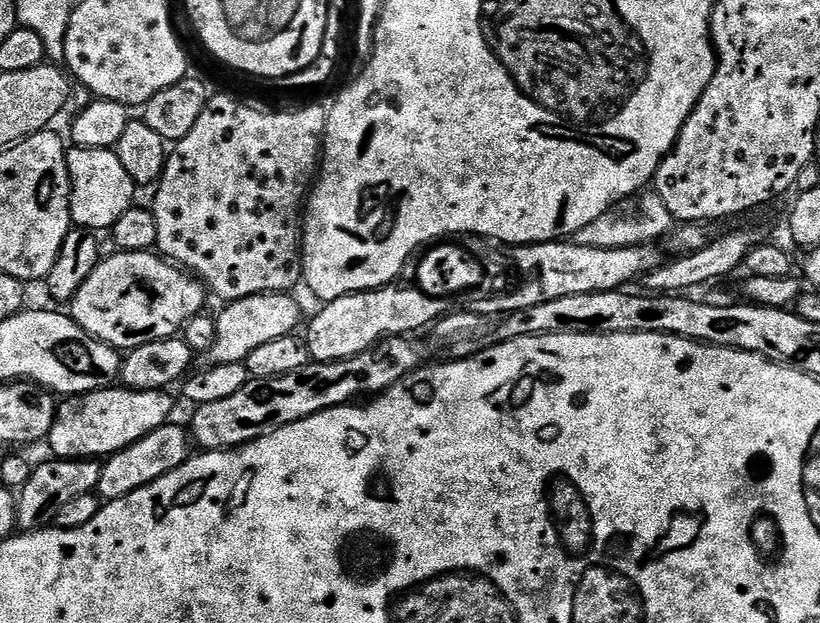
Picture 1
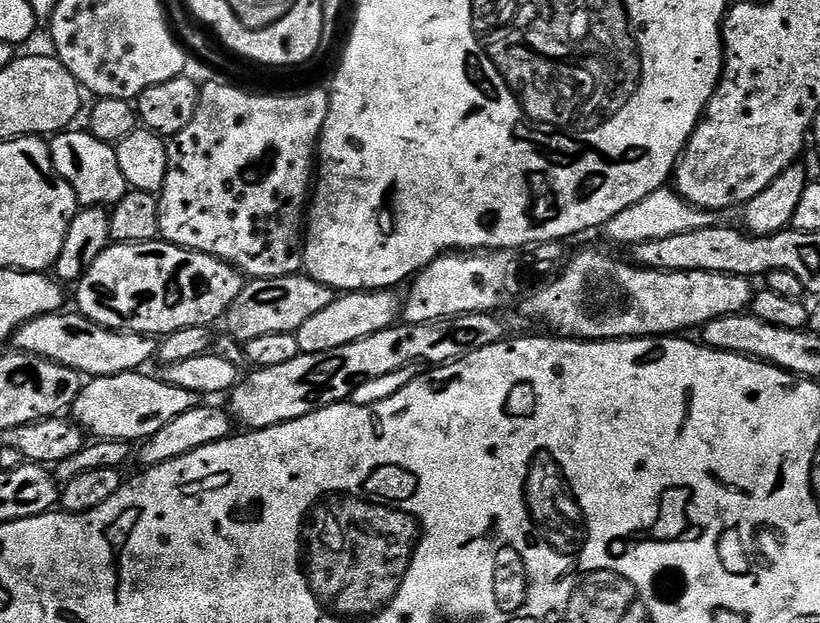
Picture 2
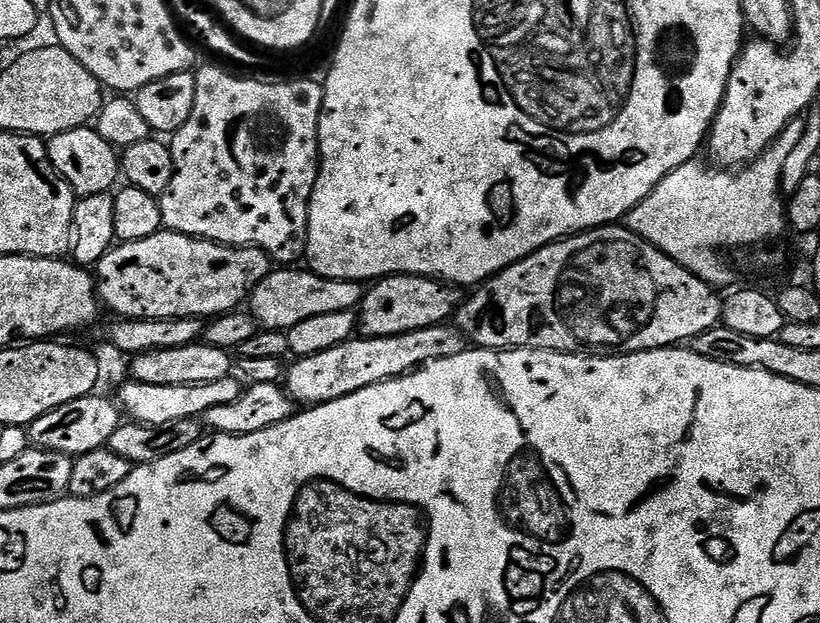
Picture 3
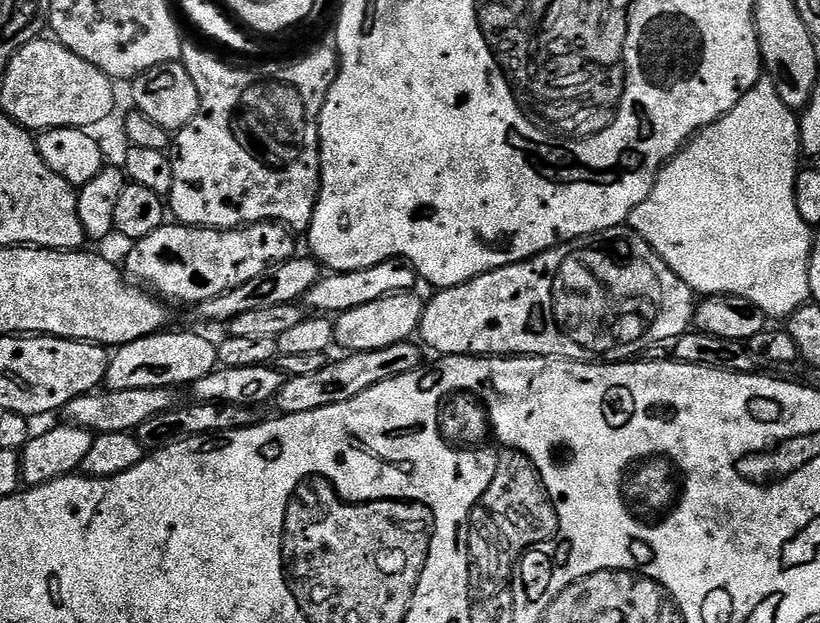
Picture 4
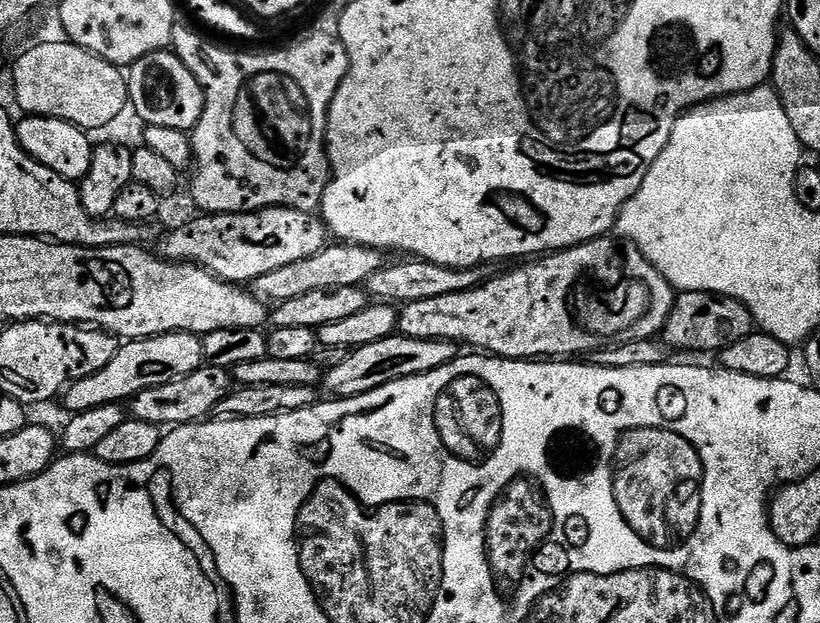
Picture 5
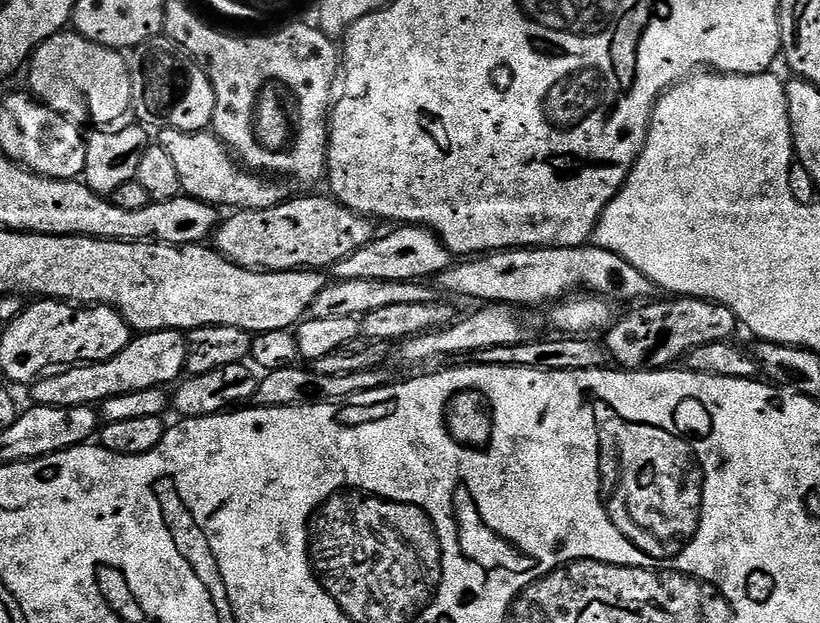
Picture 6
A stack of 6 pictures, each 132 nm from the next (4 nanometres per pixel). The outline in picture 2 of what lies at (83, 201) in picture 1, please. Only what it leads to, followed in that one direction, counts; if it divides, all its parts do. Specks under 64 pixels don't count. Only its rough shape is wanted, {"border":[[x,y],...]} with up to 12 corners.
{"border":[[87,130],[50,140],[52,161],[85,208],[130,191],[115,147]]}

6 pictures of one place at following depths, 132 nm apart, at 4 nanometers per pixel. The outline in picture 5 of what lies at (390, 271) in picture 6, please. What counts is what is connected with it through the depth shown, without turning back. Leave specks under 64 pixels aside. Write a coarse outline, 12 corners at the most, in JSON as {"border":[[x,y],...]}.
{"border":[[332,242],[254,278],[277,305],[313,290],[367,285],[379,248]]}

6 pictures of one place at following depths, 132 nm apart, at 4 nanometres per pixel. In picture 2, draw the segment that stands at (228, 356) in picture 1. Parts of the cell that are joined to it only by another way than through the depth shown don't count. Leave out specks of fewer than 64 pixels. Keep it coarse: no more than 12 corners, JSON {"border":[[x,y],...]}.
{"border":[[307,274],[252,278],[228,308],[239,342],[296,333],[333,289]]}

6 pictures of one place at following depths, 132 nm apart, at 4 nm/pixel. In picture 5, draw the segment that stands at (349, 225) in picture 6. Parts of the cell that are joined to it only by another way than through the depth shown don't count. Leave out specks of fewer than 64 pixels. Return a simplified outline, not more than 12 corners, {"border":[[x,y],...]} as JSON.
{"border":[[319,215],[197,217],[158,249],[244,286],[318,254]]}

